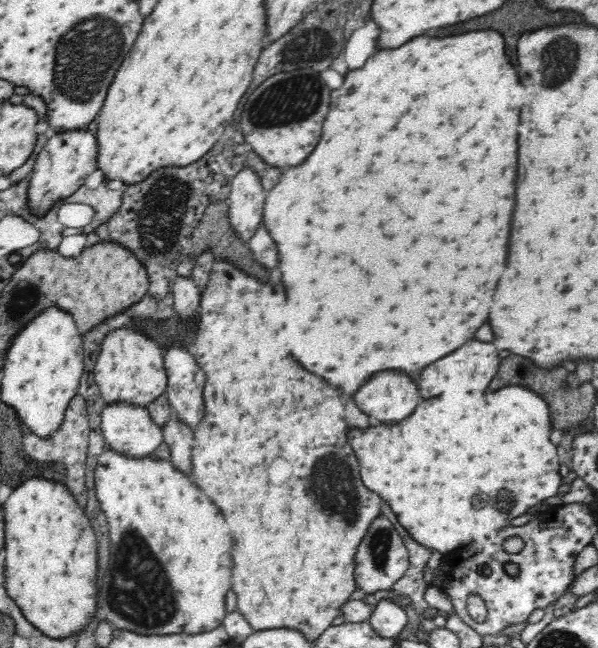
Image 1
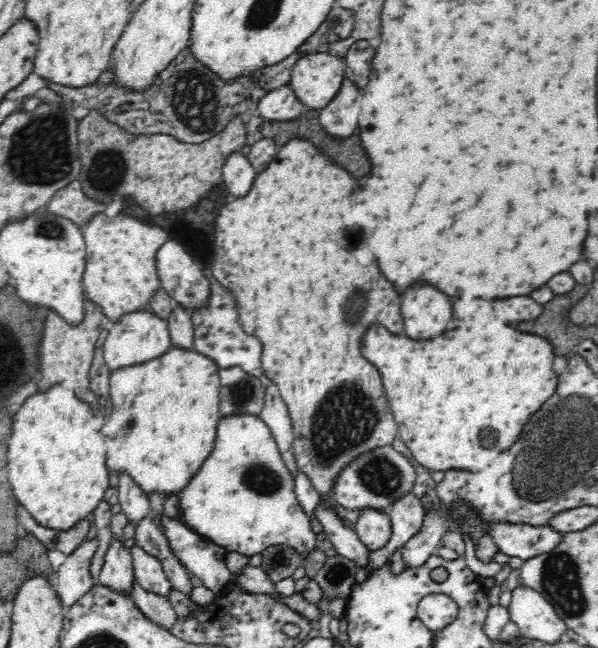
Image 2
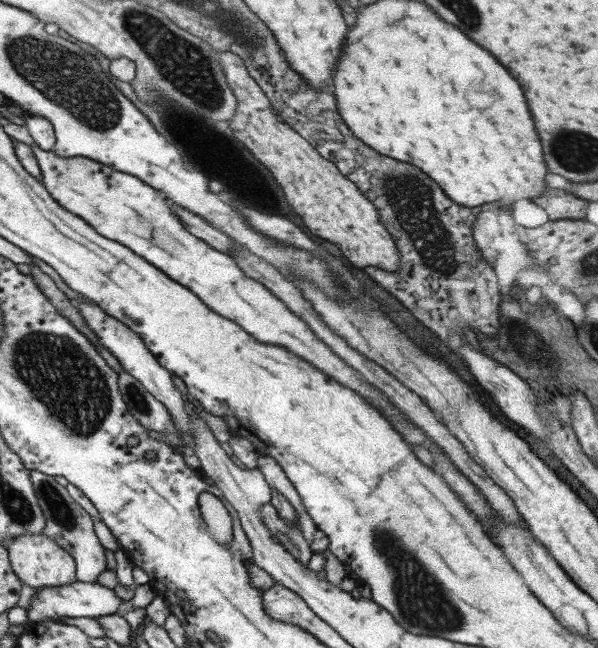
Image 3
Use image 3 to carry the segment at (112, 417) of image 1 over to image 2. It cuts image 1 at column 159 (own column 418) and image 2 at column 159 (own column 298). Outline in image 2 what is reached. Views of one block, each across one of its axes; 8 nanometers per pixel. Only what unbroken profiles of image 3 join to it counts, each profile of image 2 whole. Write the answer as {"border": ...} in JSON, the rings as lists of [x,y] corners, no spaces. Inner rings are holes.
{"border":[[[140,310],[120,316],[120,320],[110,328],[108,338],[104,342],[104,360],[108,368],[114,372],[118,368],[128,368],[134,364],[144,364],[148,360],[156,360],[170,352],[172,338],[168,322],[160,316],[156,316],[152,310]]]}

